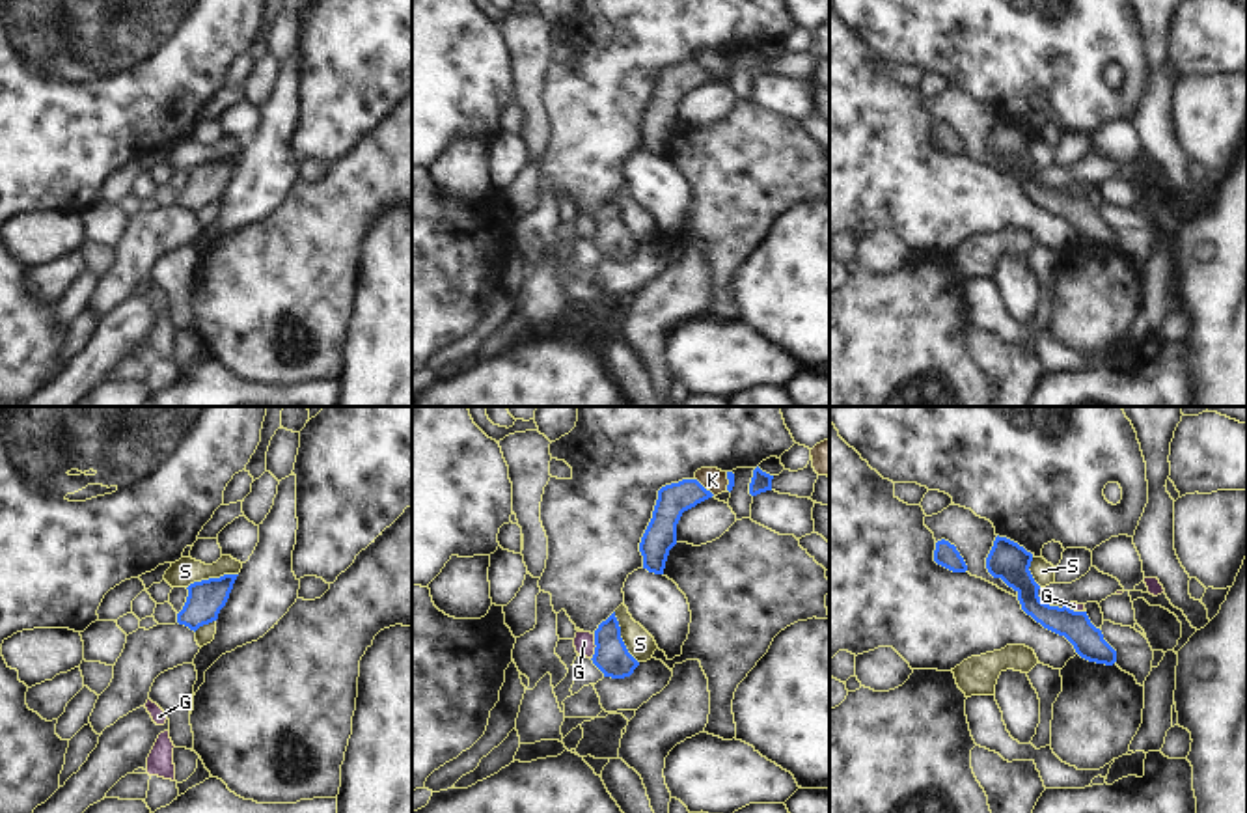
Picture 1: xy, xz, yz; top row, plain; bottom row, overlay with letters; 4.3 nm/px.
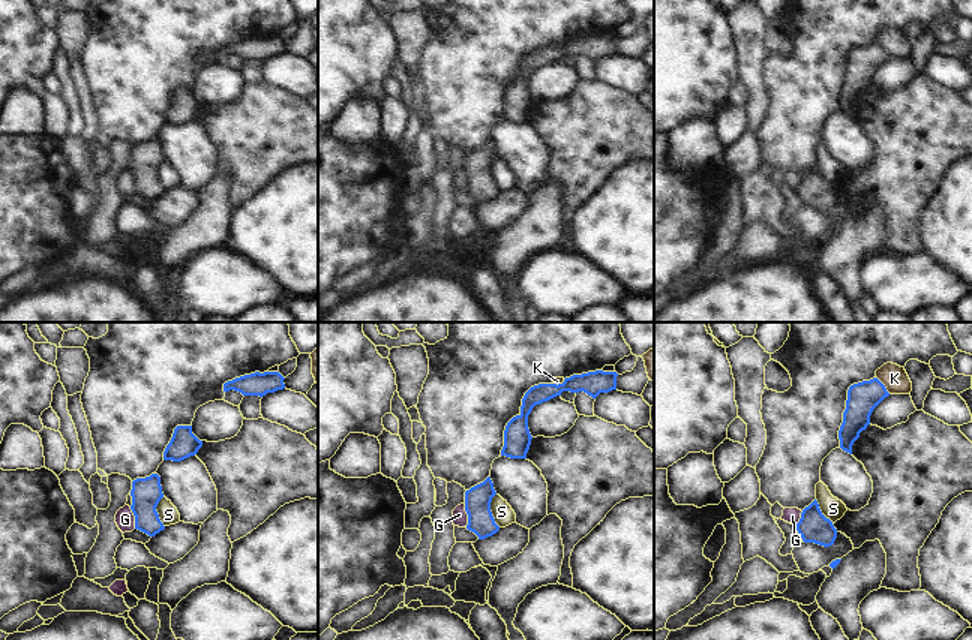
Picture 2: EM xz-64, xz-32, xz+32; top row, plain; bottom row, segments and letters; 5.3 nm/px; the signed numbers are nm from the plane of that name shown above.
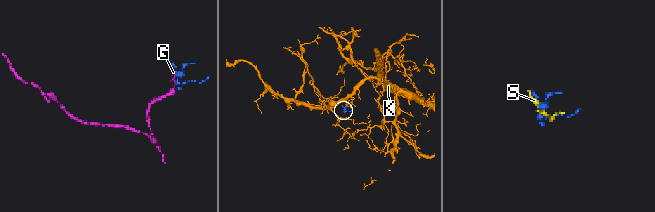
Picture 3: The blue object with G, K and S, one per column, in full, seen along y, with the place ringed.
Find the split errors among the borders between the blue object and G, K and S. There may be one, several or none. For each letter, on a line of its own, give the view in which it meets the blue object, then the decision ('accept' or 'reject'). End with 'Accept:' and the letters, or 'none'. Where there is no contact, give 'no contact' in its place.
G: xz | reject
K: xz | reject
S: xy | reject
Accept: none

